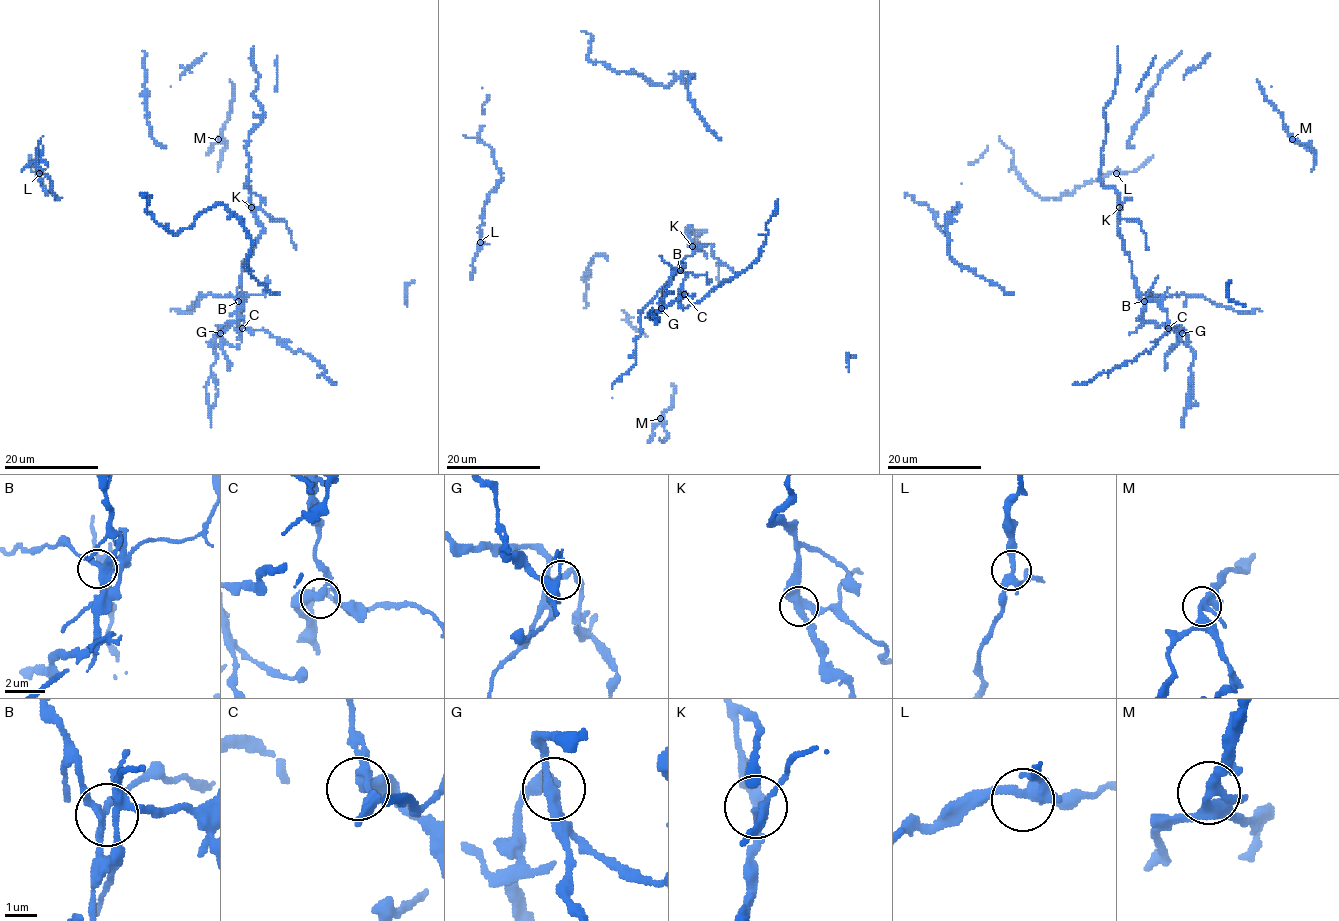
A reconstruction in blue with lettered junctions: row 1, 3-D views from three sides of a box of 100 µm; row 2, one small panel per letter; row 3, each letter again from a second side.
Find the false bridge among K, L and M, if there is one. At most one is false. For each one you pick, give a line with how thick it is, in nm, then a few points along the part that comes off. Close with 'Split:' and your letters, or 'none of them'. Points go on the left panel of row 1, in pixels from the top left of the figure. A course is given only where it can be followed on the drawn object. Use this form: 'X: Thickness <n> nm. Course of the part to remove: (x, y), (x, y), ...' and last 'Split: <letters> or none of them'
K: Thickness 320 nm. Course of the part to remove: (250, 206), (263, 232), (242, 263), (243, 325), (237, 330), (267, 330), (283, 346), (318, 361), (337, 385)
Split: K

